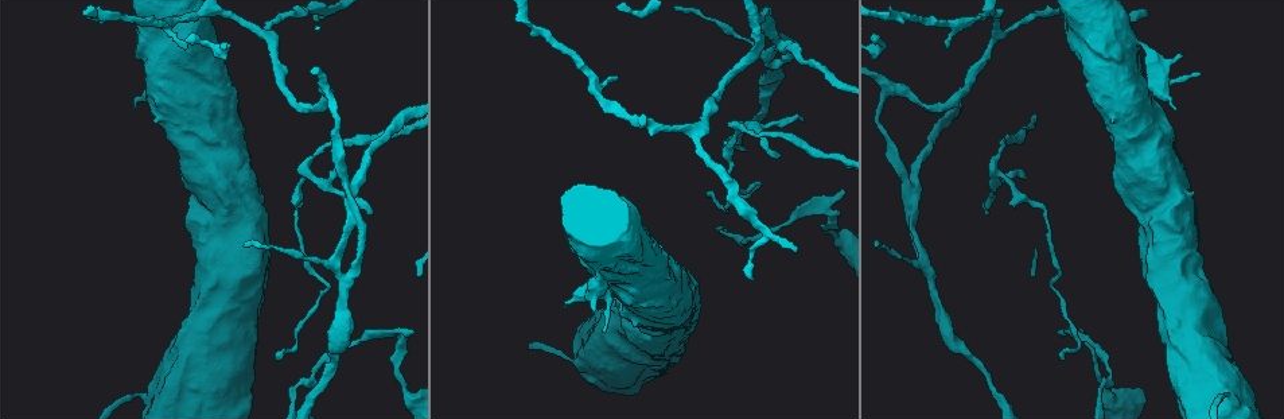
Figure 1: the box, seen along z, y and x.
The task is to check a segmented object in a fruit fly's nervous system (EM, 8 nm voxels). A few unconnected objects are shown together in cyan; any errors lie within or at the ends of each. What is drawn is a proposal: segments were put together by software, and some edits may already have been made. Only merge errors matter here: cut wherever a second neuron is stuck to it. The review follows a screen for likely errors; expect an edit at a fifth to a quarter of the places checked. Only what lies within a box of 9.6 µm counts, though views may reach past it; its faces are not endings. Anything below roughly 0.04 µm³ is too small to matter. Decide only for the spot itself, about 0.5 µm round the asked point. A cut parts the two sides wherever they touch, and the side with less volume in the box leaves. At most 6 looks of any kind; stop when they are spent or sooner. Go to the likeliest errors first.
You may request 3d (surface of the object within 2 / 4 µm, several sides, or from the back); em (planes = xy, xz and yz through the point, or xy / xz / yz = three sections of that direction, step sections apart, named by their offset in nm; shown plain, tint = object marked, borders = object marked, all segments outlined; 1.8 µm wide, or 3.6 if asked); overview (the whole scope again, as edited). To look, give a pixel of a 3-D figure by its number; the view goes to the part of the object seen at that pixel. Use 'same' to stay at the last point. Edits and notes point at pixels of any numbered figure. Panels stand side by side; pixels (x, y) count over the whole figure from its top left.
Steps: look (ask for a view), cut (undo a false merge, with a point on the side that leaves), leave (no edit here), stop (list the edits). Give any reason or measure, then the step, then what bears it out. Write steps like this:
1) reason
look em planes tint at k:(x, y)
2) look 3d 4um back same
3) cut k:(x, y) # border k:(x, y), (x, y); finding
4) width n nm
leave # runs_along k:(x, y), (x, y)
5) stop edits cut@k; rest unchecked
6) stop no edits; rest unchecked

side arm on a straight run
look em 3.6um planes borders at 1:(780, 46)

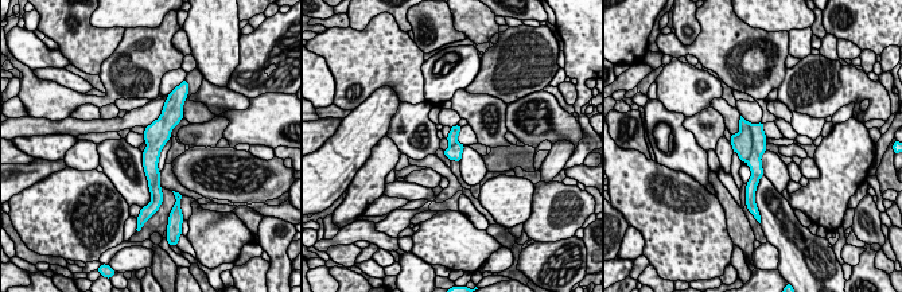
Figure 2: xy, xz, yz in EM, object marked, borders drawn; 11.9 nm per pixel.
width 190 nm
leave # runs_along 2:(166, 113), (152, 150), (152, 187); all the same neuron

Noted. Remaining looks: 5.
narrows sharply
look 3d 4um at 1:(1148, 89)

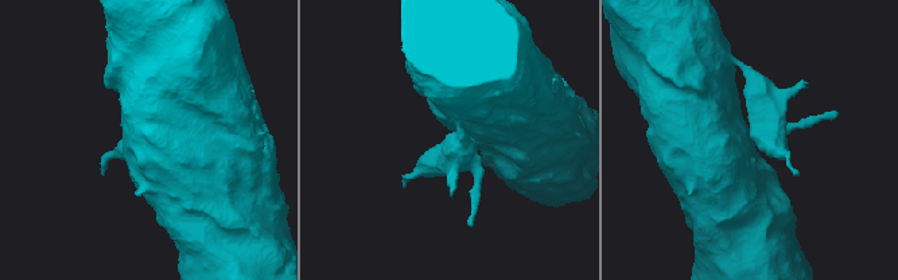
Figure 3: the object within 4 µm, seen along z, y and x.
shape alone is not enough
look em planes tint at 3:(743, 142)

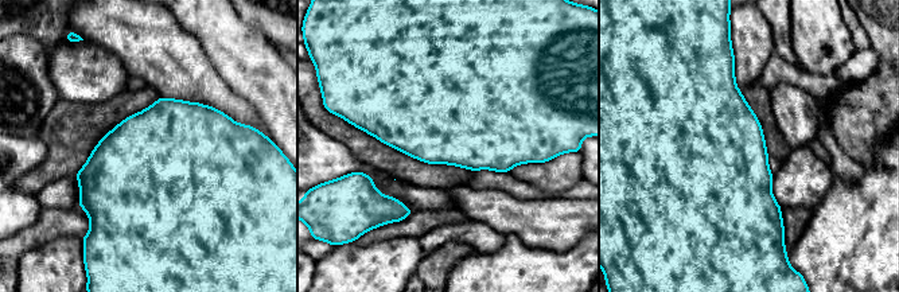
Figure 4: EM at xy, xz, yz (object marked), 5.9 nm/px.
width 500 nm
leave # continuous, no second neuron

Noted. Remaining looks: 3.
branch point
look 3d 2um at 1:(997, 38)

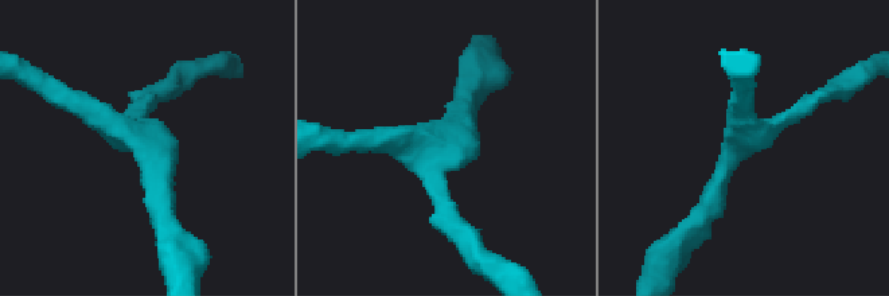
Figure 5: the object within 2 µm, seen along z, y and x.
arms 3
look em xy step 8 tint at 5:(134, 141)

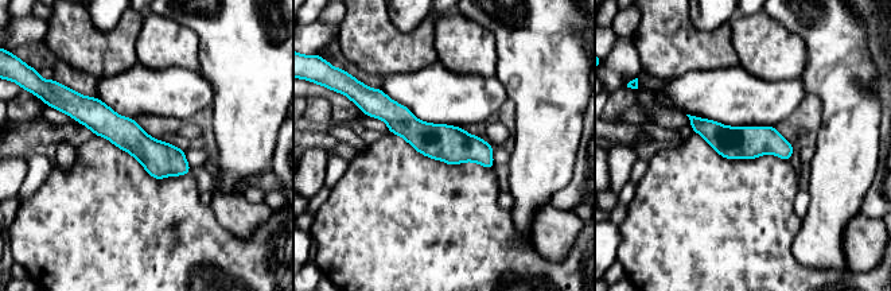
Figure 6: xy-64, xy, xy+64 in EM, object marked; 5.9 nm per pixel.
another direction
look em planes tint same

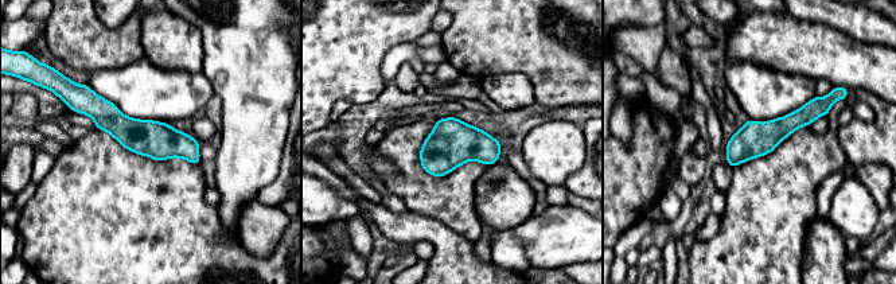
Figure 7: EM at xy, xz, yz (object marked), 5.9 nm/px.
width 220 nm
leave # runs_along 7:(82, 102), (195, 159); continuous, no second neuron

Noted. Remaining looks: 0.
stop no edits; rest unchecked

